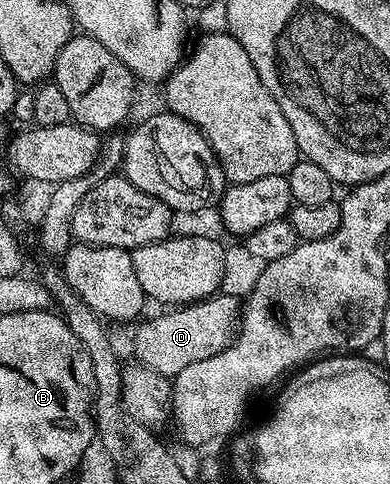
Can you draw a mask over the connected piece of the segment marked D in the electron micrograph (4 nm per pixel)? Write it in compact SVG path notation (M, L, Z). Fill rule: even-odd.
M218 292L203 301L161 311L165 313L159 314L154 321L139 326L137 338L133 341L133 349L137 352L136 360L160 373L162 377L172 379L179 371L183 371L183 367L211 359L211 355L223 352L233 344L243 321L242 302L237 302L231 294L225 292Z

